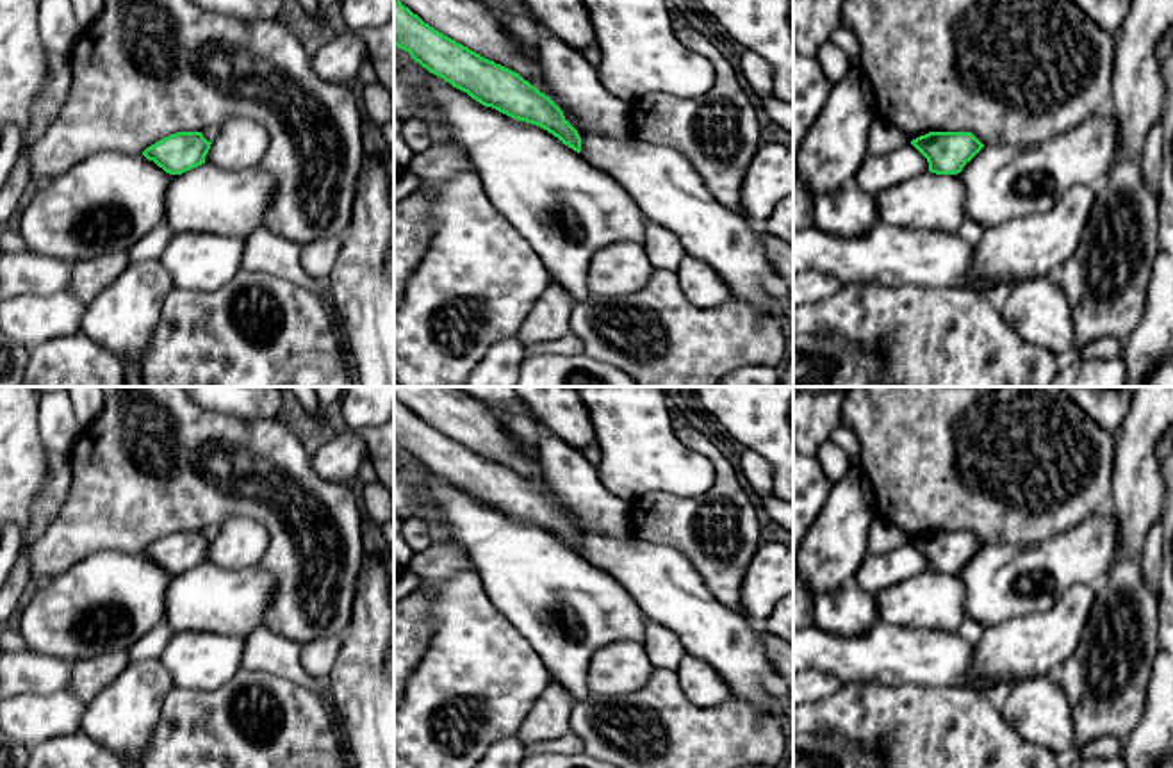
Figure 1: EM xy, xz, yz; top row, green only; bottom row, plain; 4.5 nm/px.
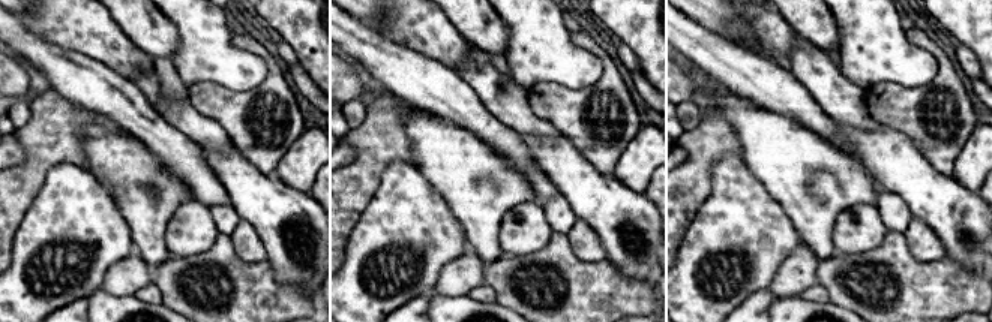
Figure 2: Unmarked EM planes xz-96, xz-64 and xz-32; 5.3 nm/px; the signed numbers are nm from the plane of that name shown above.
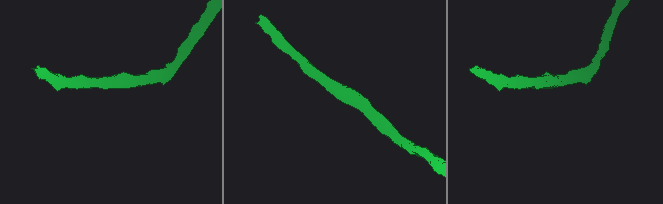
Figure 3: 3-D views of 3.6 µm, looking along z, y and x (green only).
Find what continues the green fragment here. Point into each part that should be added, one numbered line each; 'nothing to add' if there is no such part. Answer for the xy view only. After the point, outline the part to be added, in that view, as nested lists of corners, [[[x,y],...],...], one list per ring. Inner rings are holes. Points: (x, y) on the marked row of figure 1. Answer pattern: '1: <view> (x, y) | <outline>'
1: xy (109, 202) | [[[102,151],[43,182],[43,187],[23,203],[14,226],[27,249],[73,266],[105,253],[128,251],[162,221],[175,233],[216,233],[244,239],[262,226],[273,192],[275,180],[257,166],[223,169],[201,164],[182,175],[169,175],[143,153]]]

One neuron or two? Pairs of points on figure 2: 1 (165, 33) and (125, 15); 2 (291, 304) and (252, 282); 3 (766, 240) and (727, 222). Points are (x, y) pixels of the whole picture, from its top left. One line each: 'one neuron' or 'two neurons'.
1: one neuron
2: one neuron
3: one neuron

